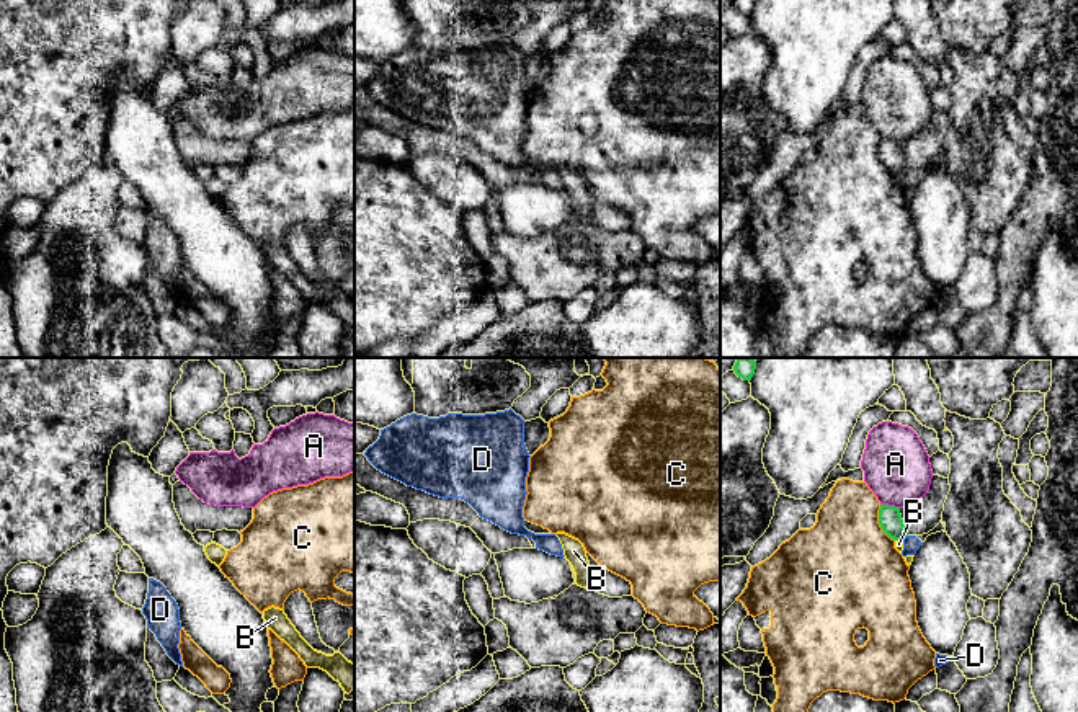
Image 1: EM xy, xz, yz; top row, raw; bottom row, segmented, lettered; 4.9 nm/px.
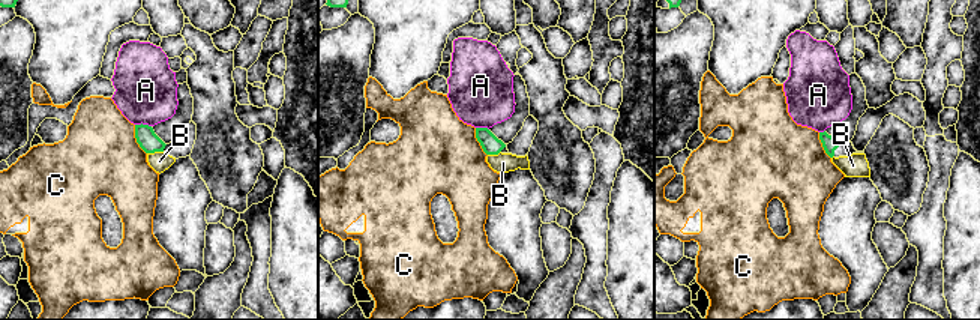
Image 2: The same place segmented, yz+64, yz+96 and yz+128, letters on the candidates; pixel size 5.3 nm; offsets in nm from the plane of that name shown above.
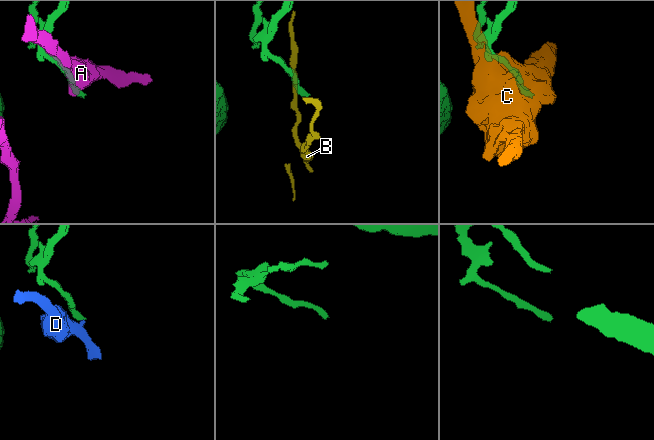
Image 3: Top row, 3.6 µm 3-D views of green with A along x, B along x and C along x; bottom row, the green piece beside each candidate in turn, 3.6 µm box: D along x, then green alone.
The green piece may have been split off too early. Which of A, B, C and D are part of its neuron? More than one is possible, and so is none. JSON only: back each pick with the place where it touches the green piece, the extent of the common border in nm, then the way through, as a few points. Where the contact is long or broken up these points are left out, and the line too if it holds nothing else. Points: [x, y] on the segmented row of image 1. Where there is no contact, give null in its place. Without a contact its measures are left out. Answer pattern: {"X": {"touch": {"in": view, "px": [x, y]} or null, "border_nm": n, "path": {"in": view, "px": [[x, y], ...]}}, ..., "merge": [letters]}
{"merge": []}

